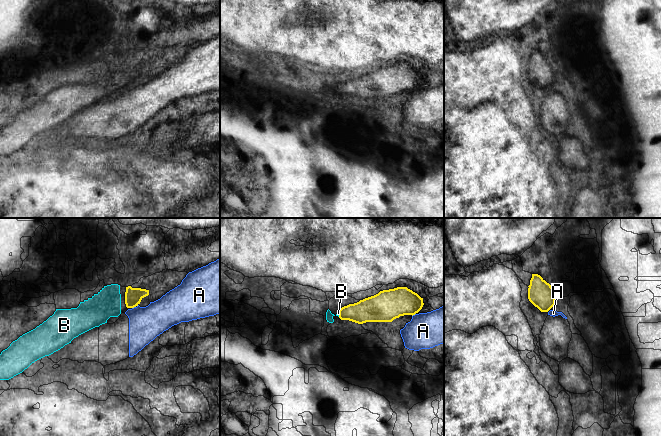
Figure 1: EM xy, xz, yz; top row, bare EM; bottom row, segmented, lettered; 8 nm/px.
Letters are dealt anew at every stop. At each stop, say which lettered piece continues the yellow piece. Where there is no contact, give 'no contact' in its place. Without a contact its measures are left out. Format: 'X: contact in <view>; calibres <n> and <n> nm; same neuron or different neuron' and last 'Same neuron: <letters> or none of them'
A: contact in xy; calibres 140 and 280 nm; different neuron
B: contact in xz; calibres 190 and 20 nm; same neuron
Same neuron: B

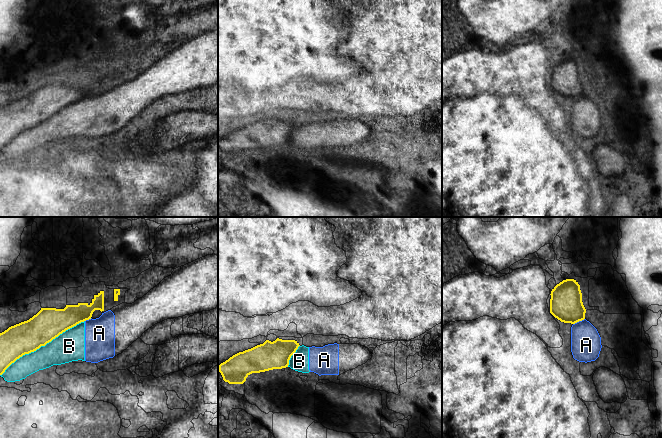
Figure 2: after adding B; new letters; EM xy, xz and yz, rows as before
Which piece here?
A: contact in yz; calibres 260 and 240 nm; different neuron
B: contact in xy; calibres 260 and 240 nm; different neuron
Same neuron: none of them

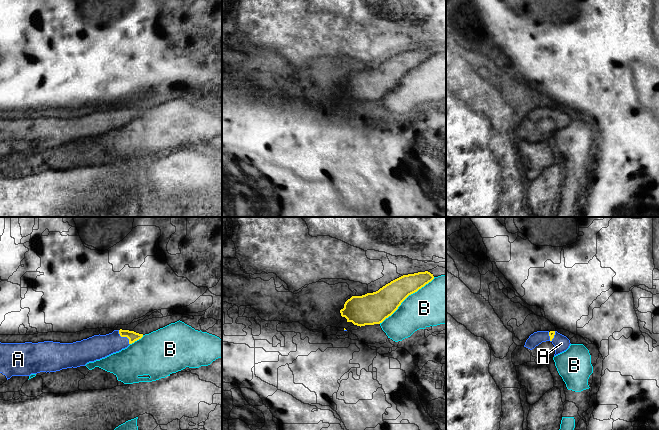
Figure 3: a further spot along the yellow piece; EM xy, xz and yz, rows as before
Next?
A: contact in xy; calibres 80 and 190 nm; same neuron
B: contact in xz; calibres 240 and 340 nm; different neuron
Same neuron: A

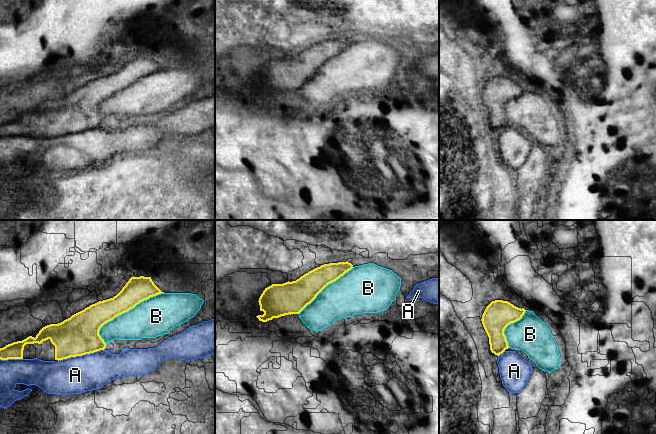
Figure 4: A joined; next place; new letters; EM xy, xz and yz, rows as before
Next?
A: contact in xy; calibres 320 and 300 nm; different neuron
B: contact in xy; calibres 200 and 300 nm; different neuron
Same neuron: none of them

